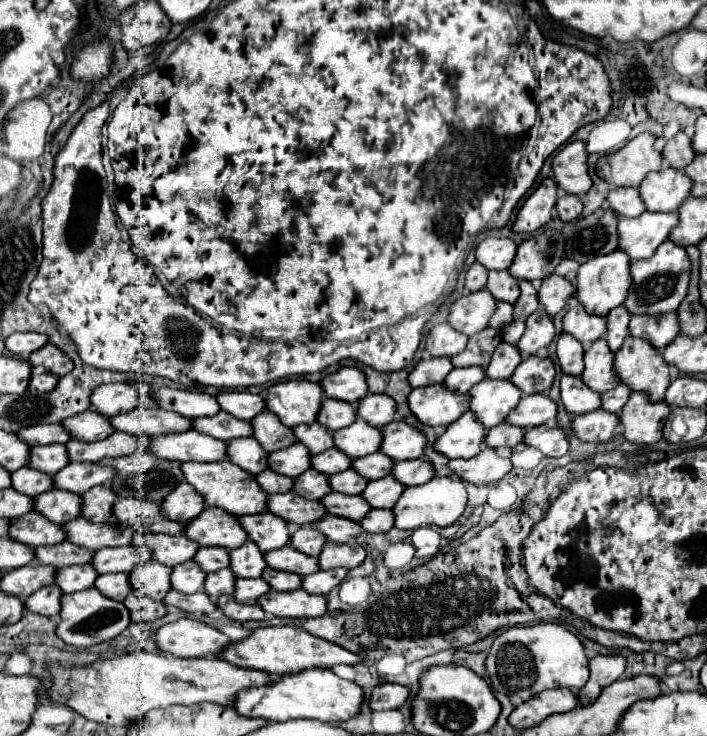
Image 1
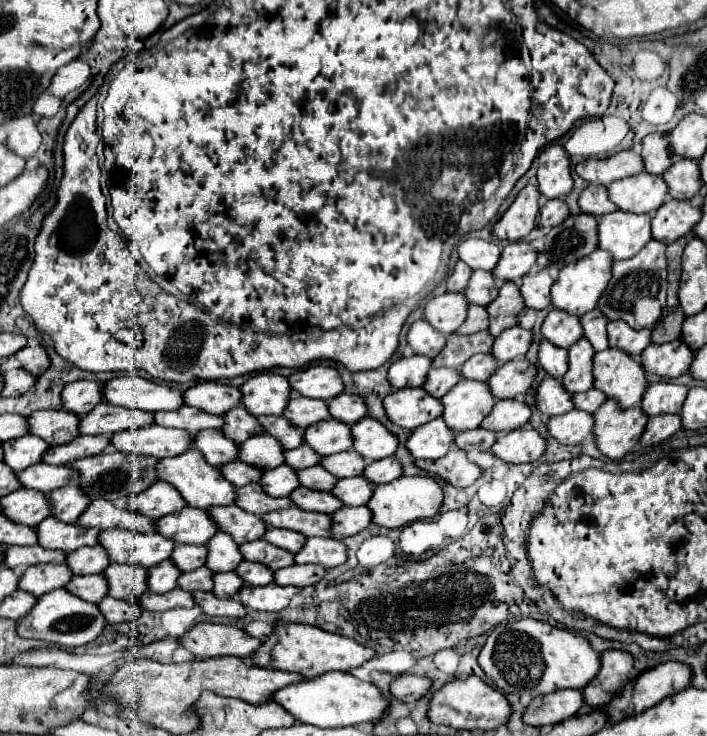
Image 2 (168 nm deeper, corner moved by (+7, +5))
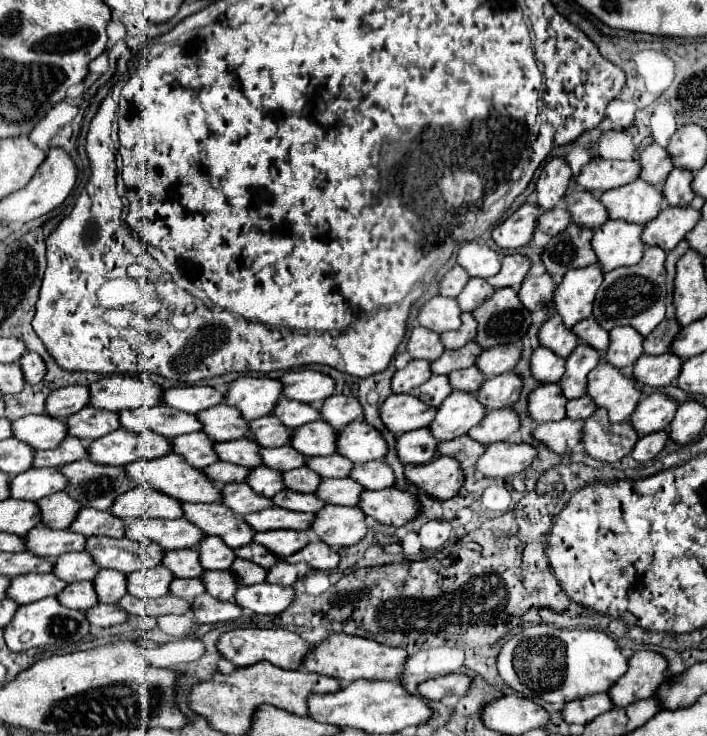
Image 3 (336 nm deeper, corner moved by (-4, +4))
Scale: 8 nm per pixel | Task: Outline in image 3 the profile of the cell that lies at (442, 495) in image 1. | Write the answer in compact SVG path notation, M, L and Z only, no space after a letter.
M395 486L385 490L365 490L359 508L373 520L389 526L405 526L421 514L421 504L409 490L399 490Z

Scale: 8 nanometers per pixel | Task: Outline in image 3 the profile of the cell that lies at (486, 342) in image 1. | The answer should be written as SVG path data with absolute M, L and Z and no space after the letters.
M467 342L463 348L459 350L445 350L443 356L435 362L431 362L431 372L433 374L451 374L453 370L461 370L461 368L469 368L477 362L477 356L483 352L485 348L479 346L477 342Z

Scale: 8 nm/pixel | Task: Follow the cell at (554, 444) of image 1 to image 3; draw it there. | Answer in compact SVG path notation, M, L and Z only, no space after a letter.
M495 442L487 448L487 452L477 460L477 470L485 476L515 476L525 472L537 456L537 448L533 444L509 444Z

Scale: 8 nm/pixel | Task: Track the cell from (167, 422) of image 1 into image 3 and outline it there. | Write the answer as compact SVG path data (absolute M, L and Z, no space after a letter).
M87 406L81 412L69 416L67 424L69 436L77 436L83 440L97 440L101 436L107 436L109 432L119 430L119 414Z

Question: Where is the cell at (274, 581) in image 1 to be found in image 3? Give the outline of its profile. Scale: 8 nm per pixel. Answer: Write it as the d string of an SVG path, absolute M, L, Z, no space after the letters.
M237 558L235 564L231 566L231 574L235 574L237 582L243 586L259 584L259 582L265 582L265 578L267 578L267 570L263 570L261 566L257 566L253 562L241 560L241 558Z

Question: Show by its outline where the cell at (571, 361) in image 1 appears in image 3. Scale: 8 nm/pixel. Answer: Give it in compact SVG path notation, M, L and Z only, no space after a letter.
M539 346L531 356L531 372L541 382L559 382L565 374L565 360L555 352Z

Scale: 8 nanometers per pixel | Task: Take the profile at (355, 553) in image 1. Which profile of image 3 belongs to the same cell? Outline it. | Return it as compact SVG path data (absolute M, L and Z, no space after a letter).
M319 538L311 540L305 548L301 548L299 552L295 552L295 554L289 556L291 564L295 564L295 562L307 562L315 570L335 570L339 566L339 560L341 560L339 550L335 546L325 544Z

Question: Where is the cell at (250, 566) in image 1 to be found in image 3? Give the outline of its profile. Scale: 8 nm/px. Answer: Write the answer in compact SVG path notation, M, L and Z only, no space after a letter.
M205 536L199 542L199 560L205 570L229 570L235 558L235 552L219 536Z

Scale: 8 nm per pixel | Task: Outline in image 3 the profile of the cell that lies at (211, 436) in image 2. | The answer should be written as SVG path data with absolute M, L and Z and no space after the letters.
M191 432L173 438L175 452L183 454L185 460L195 468L207 468L215 462L219 462L219 456L215 454L215 442L205 432Z

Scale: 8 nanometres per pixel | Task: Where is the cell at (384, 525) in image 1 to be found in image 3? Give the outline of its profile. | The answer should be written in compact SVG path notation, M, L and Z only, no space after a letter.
M329 506L323 512L317 512L311 534L319 536L329 546L353 546L361 542L367 534L367 516L361 508L347 506Z

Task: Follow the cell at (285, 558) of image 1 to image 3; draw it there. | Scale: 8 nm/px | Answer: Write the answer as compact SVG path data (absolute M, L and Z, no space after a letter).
M257 542L247 544L247 546L243 546L243 548L237 548L235 554L237 554L239 558L249 560L249 562L255 562L255 564L267 568L267 570L273 568L277 562L281 562L275 554L271 554L271 550L267 550L265 546L261 546L261 544L257 544Z

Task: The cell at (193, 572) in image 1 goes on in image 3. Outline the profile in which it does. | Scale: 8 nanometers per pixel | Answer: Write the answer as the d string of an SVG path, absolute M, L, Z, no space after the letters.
M149 568L149 570L139 570L127 576L127 590L129 594L137 598L159 598L169 594L169 586L173 582L173 576L169 568Z

